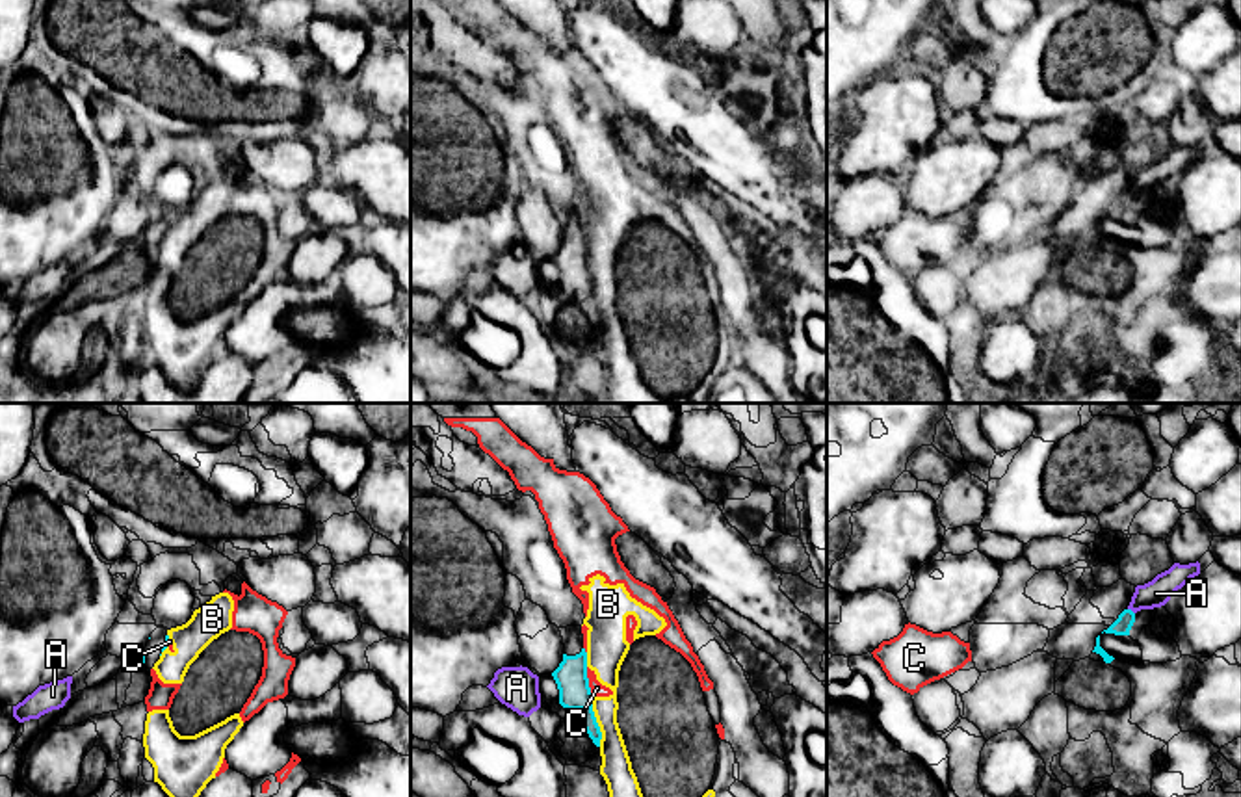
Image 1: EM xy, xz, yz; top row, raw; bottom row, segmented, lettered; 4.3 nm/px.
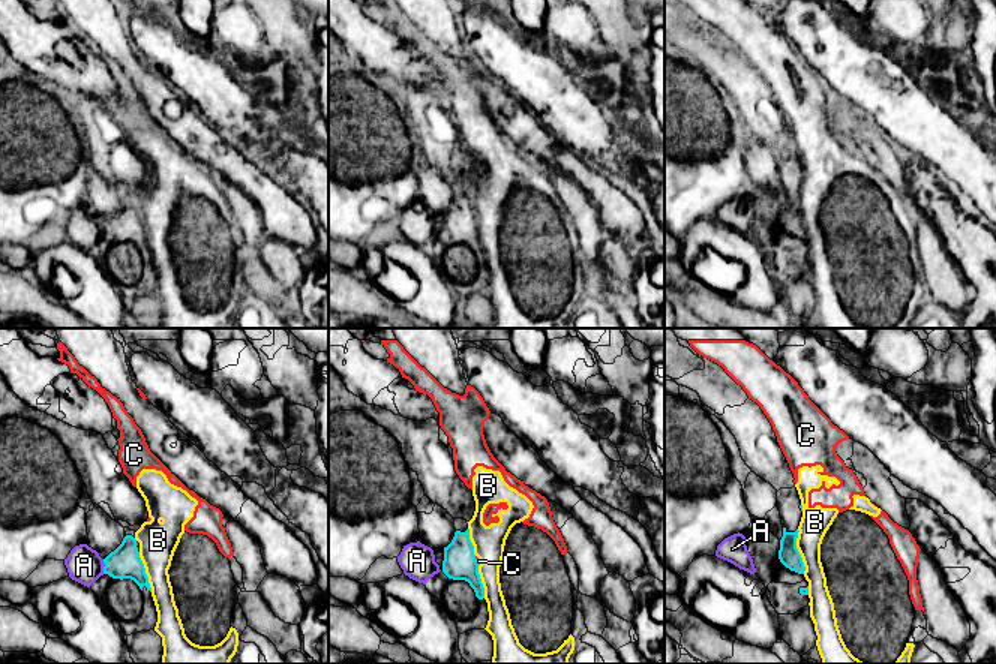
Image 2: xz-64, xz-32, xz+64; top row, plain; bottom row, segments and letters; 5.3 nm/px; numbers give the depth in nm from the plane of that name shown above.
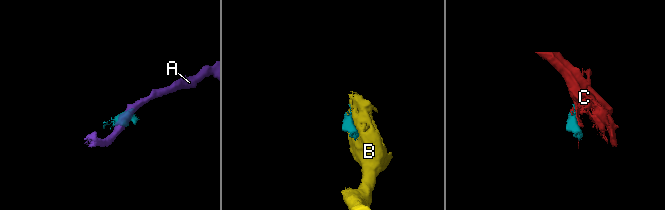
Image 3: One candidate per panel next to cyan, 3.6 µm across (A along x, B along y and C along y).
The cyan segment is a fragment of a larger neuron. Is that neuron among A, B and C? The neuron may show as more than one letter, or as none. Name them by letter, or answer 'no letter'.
no letter

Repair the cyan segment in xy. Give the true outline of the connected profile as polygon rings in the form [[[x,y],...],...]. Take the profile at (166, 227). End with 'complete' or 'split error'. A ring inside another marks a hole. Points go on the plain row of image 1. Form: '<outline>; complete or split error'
[[[156,212],[149,227],[139,242],[139,245],[147,251],[152,253],[154,247],[160,243],[162,236],[169,230],[169,219],[165,212]]]; split error

